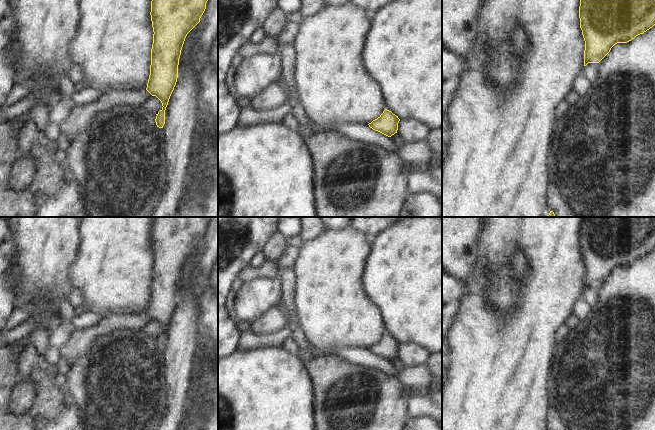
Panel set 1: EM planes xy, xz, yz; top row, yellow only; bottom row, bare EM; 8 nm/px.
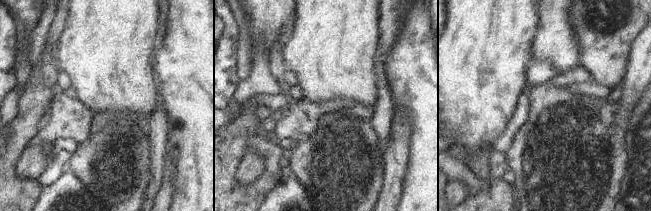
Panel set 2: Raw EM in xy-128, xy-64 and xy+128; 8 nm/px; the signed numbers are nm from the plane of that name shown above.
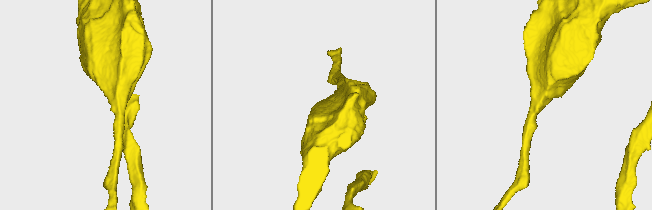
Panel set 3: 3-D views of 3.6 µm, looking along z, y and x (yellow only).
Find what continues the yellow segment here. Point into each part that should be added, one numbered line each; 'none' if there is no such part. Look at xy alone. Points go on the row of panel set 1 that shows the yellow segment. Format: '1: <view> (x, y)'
1: xy (79, 118).

